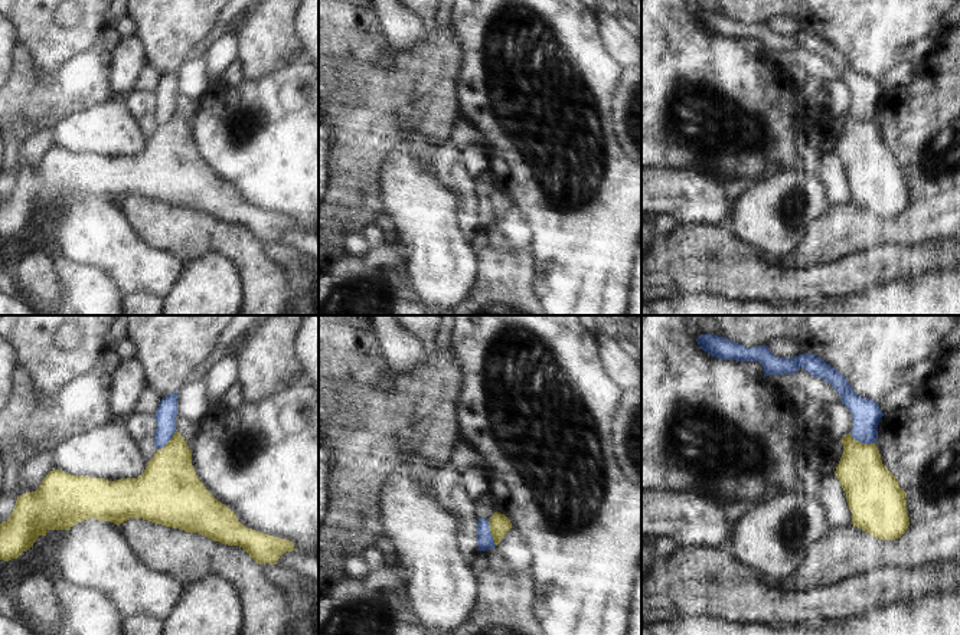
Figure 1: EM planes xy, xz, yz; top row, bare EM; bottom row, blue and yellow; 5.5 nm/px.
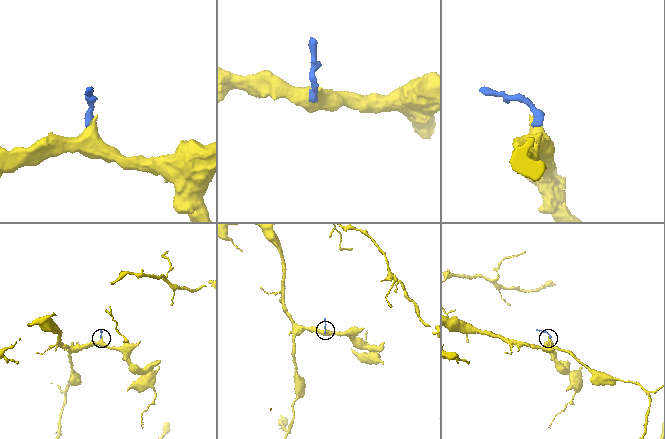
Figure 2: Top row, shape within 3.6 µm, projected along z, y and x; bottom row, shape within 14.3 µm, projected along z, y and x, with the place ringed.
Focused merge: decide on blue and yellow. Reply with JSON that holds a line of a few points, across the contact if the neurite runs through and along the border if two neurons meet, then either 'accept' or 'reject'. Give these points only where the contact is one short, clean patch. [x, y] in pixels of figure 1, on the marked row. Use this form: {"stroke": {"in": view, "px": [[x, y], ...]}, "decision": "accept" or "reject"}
{"stroke": {"in": "yz", "px": [[849, 432], [858, 441], [874, 444]]}, "decision": "reject"}

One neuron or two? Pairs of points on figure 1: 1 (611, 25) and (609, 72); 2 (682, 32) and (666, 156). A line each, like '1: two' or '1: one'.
1: two
2: one

